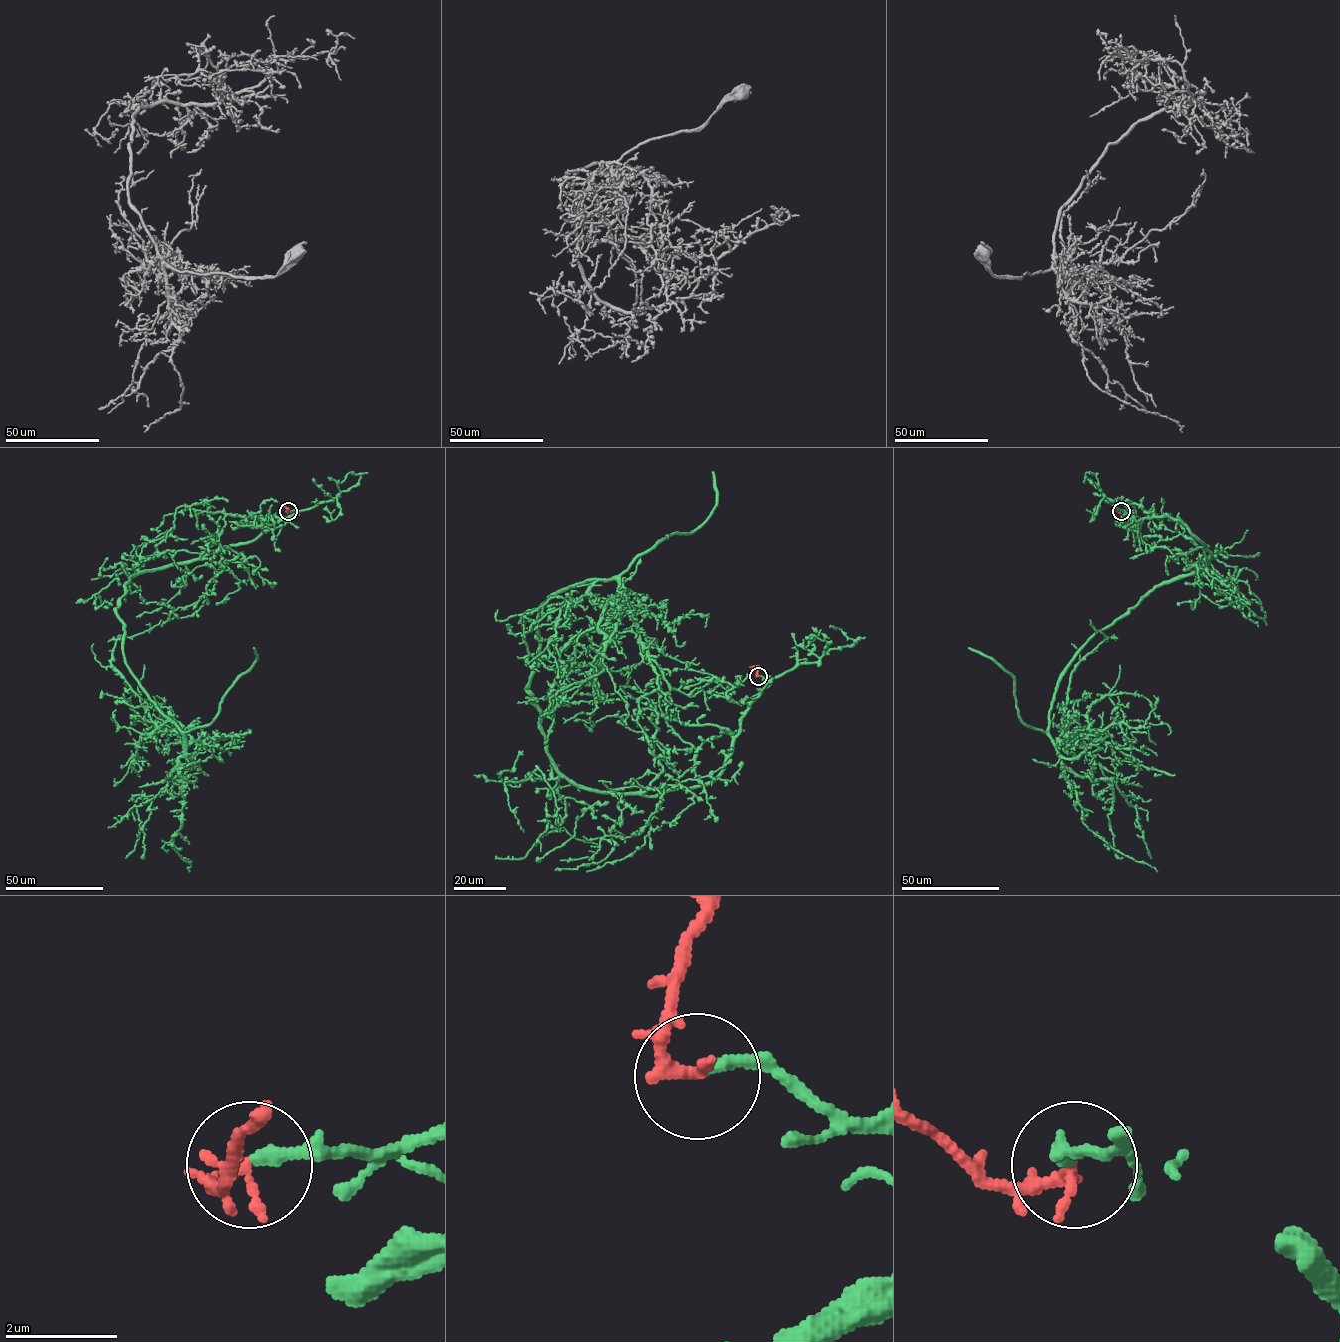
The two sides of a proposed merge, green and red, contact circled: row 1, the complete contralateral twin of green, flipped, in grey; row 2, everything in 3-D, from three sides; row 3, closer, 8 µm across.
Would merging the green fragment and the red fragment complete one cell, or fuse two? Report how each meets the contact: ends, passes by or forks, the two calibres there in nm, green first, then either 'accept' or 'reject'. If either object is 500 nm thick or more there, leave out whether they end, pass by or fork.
green ends there; red passes by; 220 nm thick on the green side, 200 nm on the other; accept

